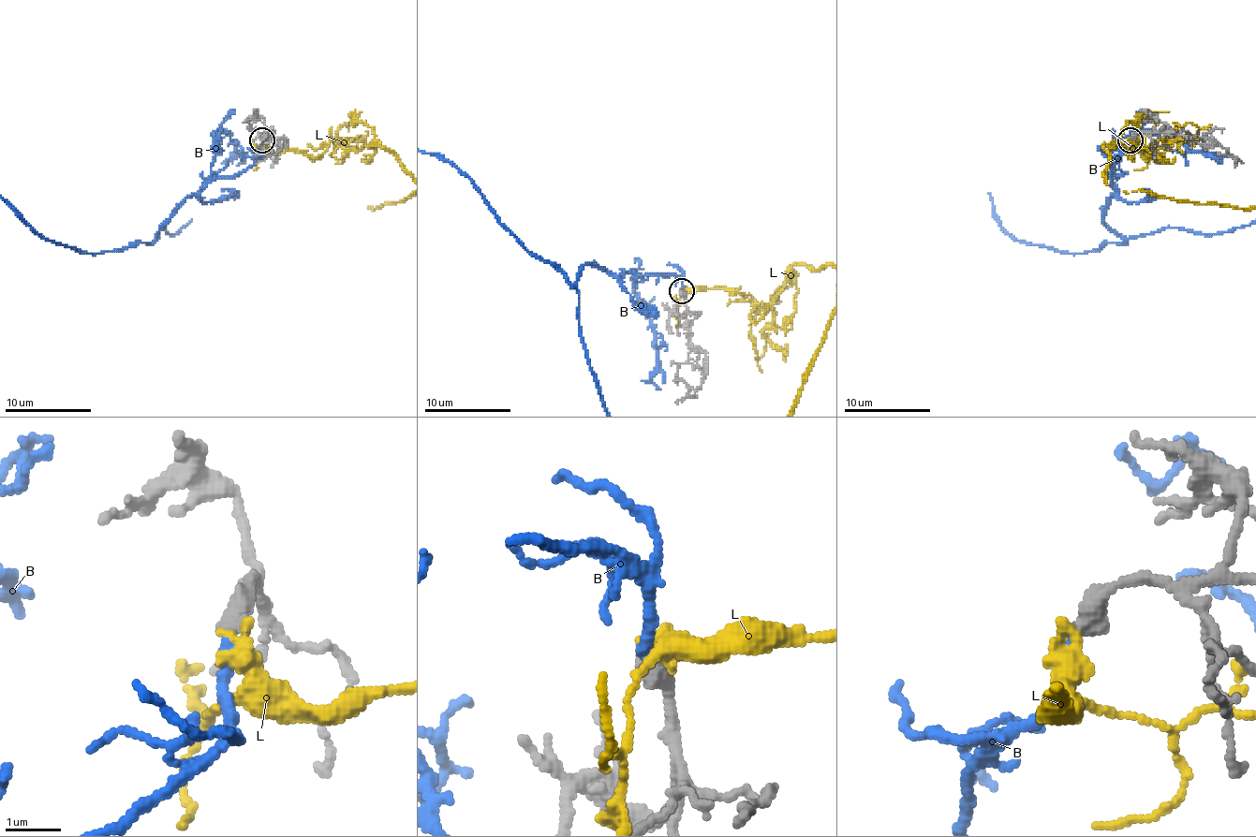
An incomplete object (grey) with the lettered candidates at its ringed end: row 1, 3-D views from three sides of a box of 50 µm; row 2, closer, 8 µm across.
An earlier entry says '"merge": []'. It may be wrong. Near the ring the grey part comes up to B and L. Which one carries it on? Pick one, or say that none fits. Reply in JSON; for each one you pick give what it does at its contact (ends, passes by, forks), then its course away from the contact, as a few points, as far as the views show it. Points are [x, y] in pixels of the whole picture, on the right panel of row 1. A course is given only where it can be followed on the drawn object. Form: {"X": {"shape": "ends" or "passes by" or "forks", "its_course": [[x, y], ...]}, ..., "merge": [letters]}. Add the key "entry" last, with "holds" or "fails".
{"B": {"shape": "ends"}, "merge": ["B"], "entry": "fails"}

